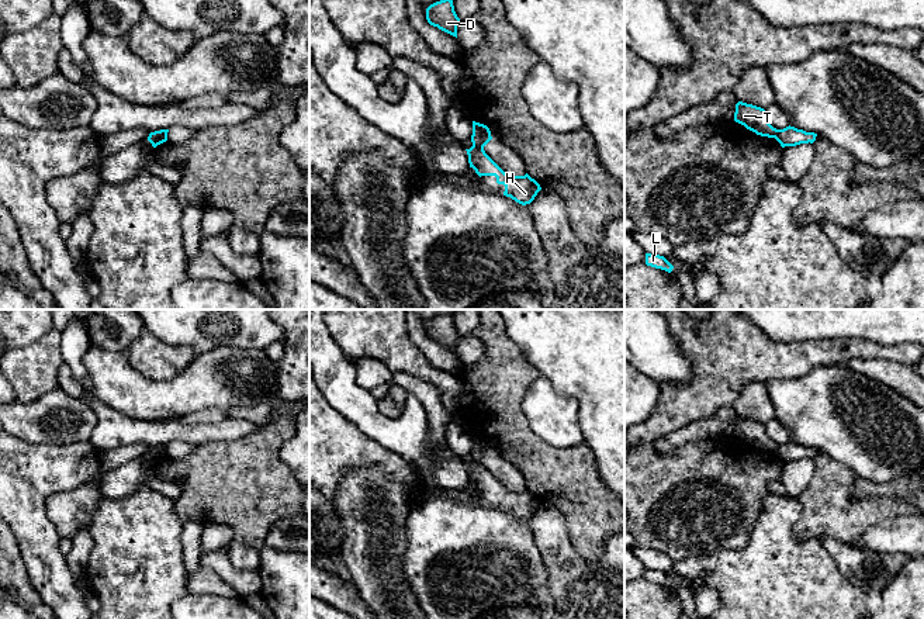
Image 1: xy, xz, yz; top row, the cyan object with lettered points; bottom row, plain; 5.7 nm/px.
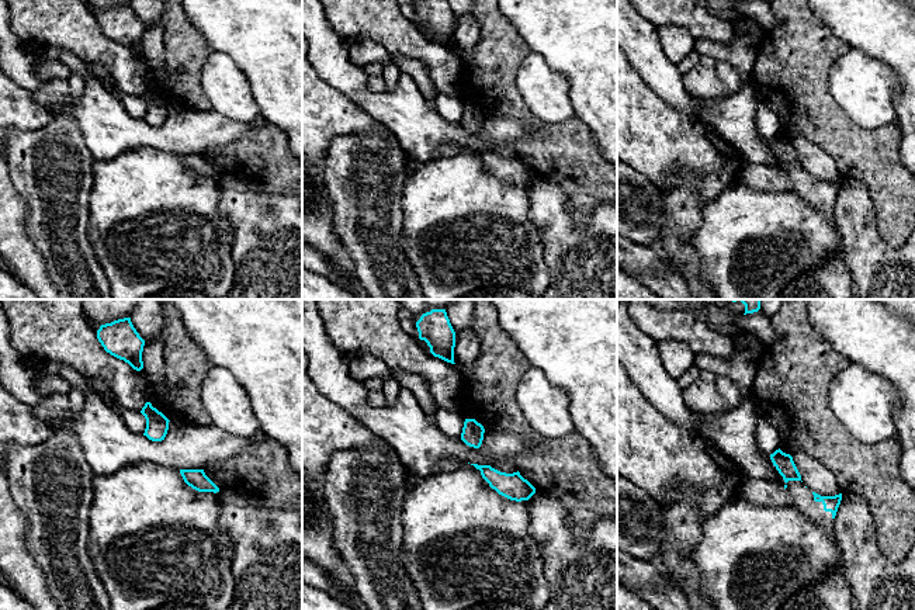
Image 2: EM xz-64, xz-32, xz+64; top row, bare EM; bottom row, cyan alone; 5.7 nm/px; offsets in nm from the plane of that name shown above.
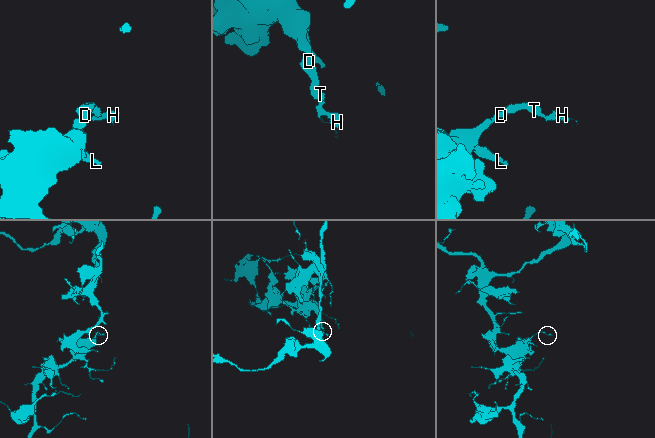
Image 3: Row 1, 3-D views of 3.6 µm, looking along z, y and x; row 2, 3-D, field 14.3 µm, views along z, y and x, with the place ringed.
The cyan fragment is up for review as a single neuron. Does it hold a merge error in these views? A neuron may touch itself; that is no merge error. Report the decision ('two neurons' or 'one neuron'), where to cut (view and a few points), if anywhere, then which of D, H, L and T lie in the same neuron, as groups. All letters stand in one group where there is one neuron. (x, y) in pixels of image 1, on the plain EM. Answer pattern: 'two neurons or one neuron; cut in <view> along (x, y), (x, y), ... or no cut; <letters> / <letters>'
two neurons; cut in xz along (473, 459), (483, 464); D L T / H

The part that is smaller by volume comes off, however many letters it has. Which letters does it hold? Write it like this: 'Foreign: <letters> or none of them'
Foreign: H

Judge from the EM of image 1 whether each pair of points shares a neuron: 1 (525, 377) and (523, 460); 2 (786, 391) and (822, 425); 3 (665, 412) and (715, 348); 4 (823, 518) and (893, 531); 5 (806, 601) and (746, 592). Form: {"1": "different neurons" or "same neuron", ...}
{"1": "same neuron", "2": "same neuron", "3": "same neuron", "4": "different neurons", "5": "same neuron"}

